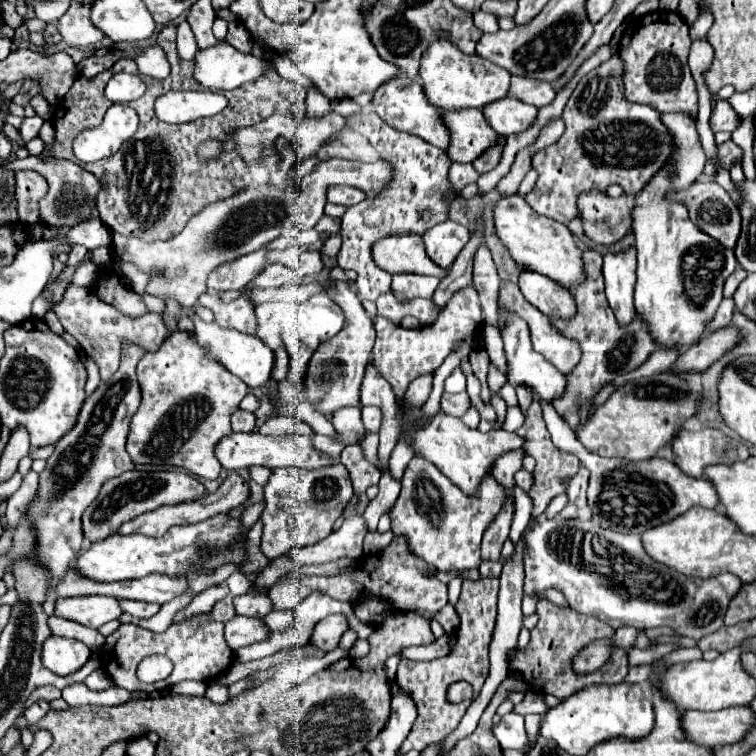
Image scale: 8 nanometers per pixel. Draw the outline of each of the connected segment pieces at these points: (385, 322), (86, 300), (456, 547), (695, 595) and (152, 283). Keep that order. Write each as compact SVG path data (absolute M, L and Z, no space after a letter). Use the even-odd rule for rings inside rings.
M472 286L462 288L456 292L456 296L452 296L450 304L446 304L444 312L430 326L406 330L402 326L396 326L388 318L380 316L374 324L376 326L376 344L372 350L372 360L378 366L380 374L390 382L396 396L402 398L404 390L416 376L434 372L444 362L444 358L450 354L450 346L454 346L458 340L464 340L466 336L470 336L480 324L482 324L482 308L480 308L478 292Z
M68 286L62 300L58 304L54 304L52 310L56 312L56 316L62 322L64 330L68 334L72 334L78 340L78 344L82 346L82 350L98 364L103 382L107 382L111 374L118 370L122 340L136 342L136 344L144 346L148 352L154 352L154 350L160 348L160 344L168 336L168 330L166 330L160 314L146 312L146 314L136 316L136 318L126 316L118 308L114 308L112 304L106 304L104 300L100 300L96 296L96 292L92 292L90 288Z
M414 456L410 460L410 464L406 466L404 478L402 478L402 492L394 504L394 508L390 510L390 520L392 520L392 532L398 536L406 538L408 550L422 558L426 564L434 566L438 572L454 572L454 570L468 570L468 568L478 568L480 566L480 540L482 534L486 532L486 528L492 524L492 520L502 512L502 500L506 500L508 494L502 488L502 484L488 474L488 478L484 478L480 482L478 494L476 496L466 496L458 486L452 484L450 478L446 478L442 472L438 472L438 468L434 468L434 464L430 464L428 460Z
M554 516L552 520L540 520L526 536L526 580L524 594L536 596L548 588L554 588L564 594L570 608L582 614L590 614L612 628L634 626L634 628L656 628L668 626L676 632L676 636L686 636L700 640L706 634L716 632L724 626L724 614L730 600L742 588L742 580L738 576L726 572L714 578L688 578L680 572L672 572L670 568L656 564L646 556L642 548L642 540L636 534L618 534L614 530L592 528L588 530L588 522L582 520L564 520L562 516Z
M274 154L270 166L270 184L266 188L242 188L242 192L236 192L226 200L204 206L196 216L188 220L186 228L170 240L146 242L140 236L122 236L116 242L114 238L112 252L120 262L136 264L144 274L148 274L146 292L162 300L172 298L180 306L194 306L198 296L206 290L208 274L214 268L246 256L272 242L274 238L278 238L280 228L314 228L316 222L322 218L322 206L326 204L326 192L330 186L354 186L362 190L368 198L374 198L394 178L394 168L386 160L376 160L368 164L358 160L328 158L318 166L318 170L302 178L300 188L294 184L290 172L292 168L282 164L280 154ZM264 190L274 192L276 198L264 196Z

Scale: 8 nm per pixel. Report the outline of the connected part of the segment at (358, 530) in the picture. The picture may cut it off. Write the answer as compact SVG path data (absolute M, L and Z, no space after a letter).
M360 516L344 520L344 524L334 530L328 538L316 542L314 546L302 546L292 550L292 558L304 566L314 562L328 562L340 556L358 558L362 556L362 540L366 534L366 524Z

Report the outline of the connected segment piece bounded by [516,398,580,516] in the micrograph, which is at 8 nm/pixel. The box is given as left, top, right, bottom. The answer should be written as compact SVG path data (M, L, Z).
M535 398L532 402L532 406L528 408L528 416L526 416L526 422L520 430L516 430L520 436L526 436L526 452L536 460L536 470L534 470L534 484L530 488L530 496L534 500L534 510L532 510L532 516L540 516L550 500L562 492L566 492L566 488L562 486L562 478L572 478L578 468L580 468L580 460L574 456L574 454L568 454L568 452L562 452L558 450L552 440L550 440L550 432L546 430L546 424L542 420L542 408L540 408L540 400Z

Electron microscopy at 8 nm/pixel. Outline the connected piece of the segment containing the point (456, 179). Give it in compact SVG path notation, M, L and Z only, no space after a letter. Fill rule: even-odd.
M452 162L450 166L450 172L448 172L448 182L450 182L450 190L448 190L448 196L446 200L452 202L456 198L456 194L466 186L466 184L472 184L478 180L478 172L474 170L472 164L458 164L458 162Z

